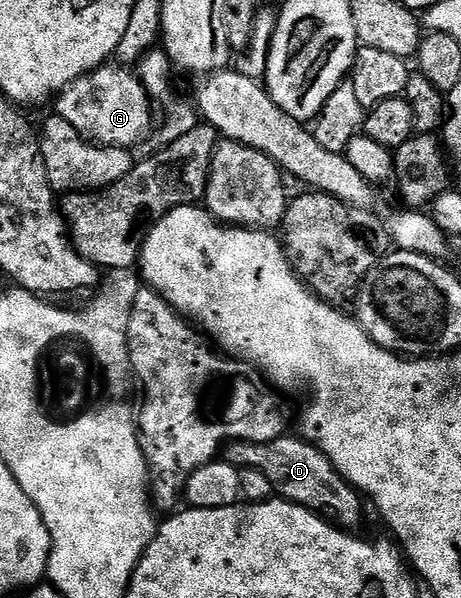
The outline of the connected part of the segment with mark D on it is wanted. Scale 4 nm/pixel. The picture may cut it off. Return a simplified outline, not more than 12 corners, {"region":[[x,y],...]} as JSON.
{"region":[[296,434],[233,440],[223,459],[258,468],[279,499],[312,512],[332,508],[356,530],[361,493]]}

